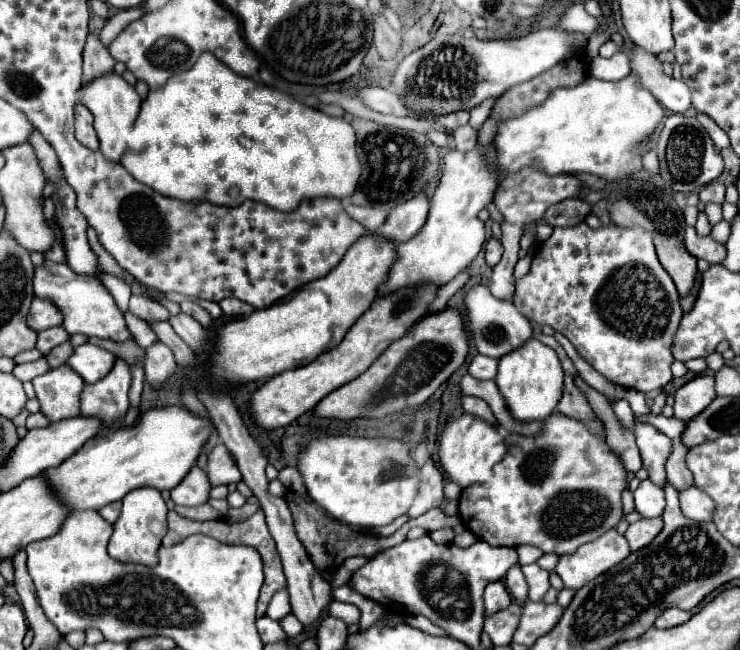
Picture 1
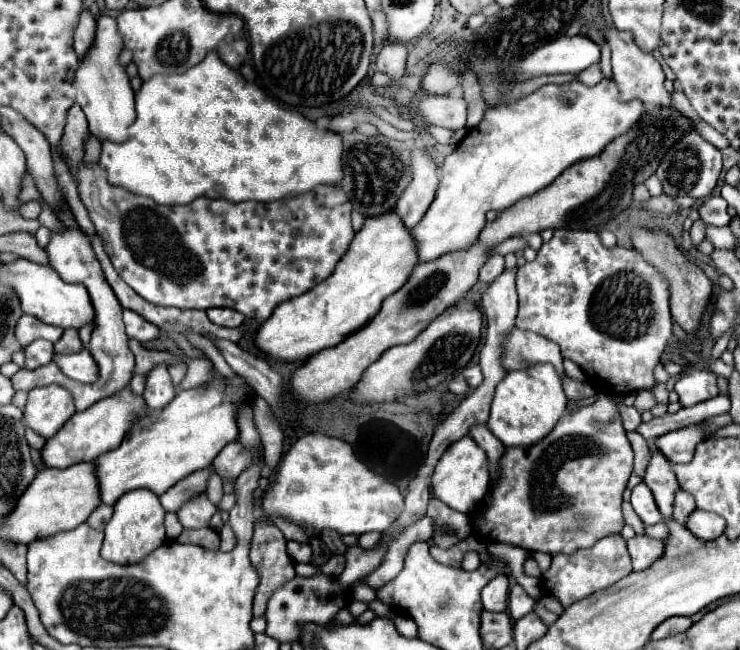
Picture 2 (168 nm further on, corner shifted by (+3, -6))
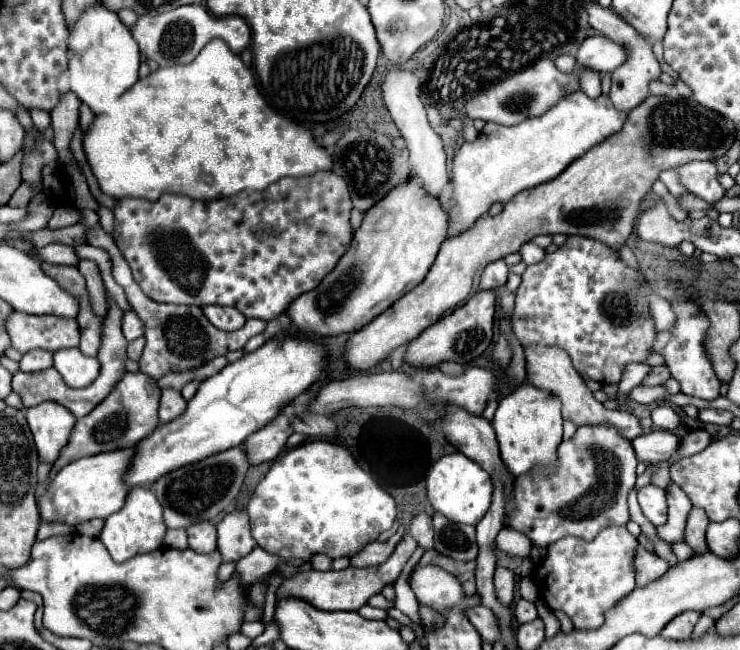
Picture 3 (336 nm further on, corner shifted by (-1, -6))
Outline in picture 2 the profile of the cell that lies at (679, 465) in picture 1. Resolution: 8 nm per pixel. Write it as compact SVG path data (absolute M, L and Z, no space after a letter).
M679 489L679 493L675 495L675 511L673 511L673 517L675 521L679 521L681 525L687 523L687 517L695 511L695 499L685 493L683 489Z

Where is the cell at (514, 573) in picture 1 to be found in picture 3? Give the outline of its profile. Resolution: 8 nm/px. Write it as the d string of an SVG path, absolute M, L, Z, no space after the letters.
M519 599L519 603L515 605L515 619L519 623L527 623L527 621L533 621L537 617L537 609L531 601L527 599Z

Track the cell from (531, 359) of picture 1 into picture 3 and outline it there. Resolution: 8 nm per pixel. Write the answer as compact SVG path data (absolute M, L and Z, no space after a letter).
M529 383L513 389L499 401L491 425L499 441L501 459L515 477L527 473L535 465L549 467L555 463L557 445L563 441L563 415L559 397L551 395L549 391L537 389Z

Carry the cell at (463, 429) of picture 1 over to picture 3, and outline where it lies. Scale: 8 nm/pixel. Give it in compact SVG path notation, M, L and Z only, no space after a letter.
M459 451L443 455L427 475L427 497L433 509L455 523L475 525L491 505L491 491L493 485L489 473L477 461L471 461Z

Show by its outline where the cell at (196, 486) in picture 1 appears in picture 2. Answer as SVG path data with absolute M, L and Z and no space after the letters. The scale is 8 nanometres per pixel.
M195 497L195 501L189 501L183 509L179 509L177 517L185 529L203 529L215 513L217 507L207 497Z

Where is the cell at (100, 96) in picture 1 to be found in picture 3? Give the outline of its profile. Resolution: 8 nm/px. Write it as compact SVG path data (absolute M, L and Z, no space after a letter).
M101 3L87 9L75 27L69 27L69 77L71 91L91 107L95 115L105 111L105 105L117 103L125 91L137 81L139 47L129 33L129 27L121 23L117 13L111 13Z

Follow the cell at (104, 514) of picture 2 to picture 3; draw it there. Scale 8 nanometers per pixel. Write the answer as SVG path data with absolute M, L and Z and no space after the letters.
M91 519L91 521L87 521L87 523L77 525L75 529L77 529L77 533L89 535L89 537L99 537L99 533L101 533L103 525L105 525L105 521L103 521L103 519Z

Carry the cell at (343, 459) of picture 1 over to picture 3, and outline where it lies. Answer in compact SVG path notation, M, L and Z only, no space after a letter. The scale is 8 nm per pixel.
M309 441L285 451L257 485L247 505L251 533L259 547L283 557L309 561L313 553L353 557L397 517L395 499L355 463L345 445Z

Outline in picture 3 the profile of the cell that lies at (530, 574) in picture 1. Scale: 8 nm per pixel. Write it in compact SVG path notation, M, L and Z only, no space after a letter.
M503 527L497 535L497 541L495 541L497 549L503 551L503 553L509 553L513 557L521 557L521 559L527 559L531 555L531 541L523 535L523 533L517 533L515 529L511 527Z

